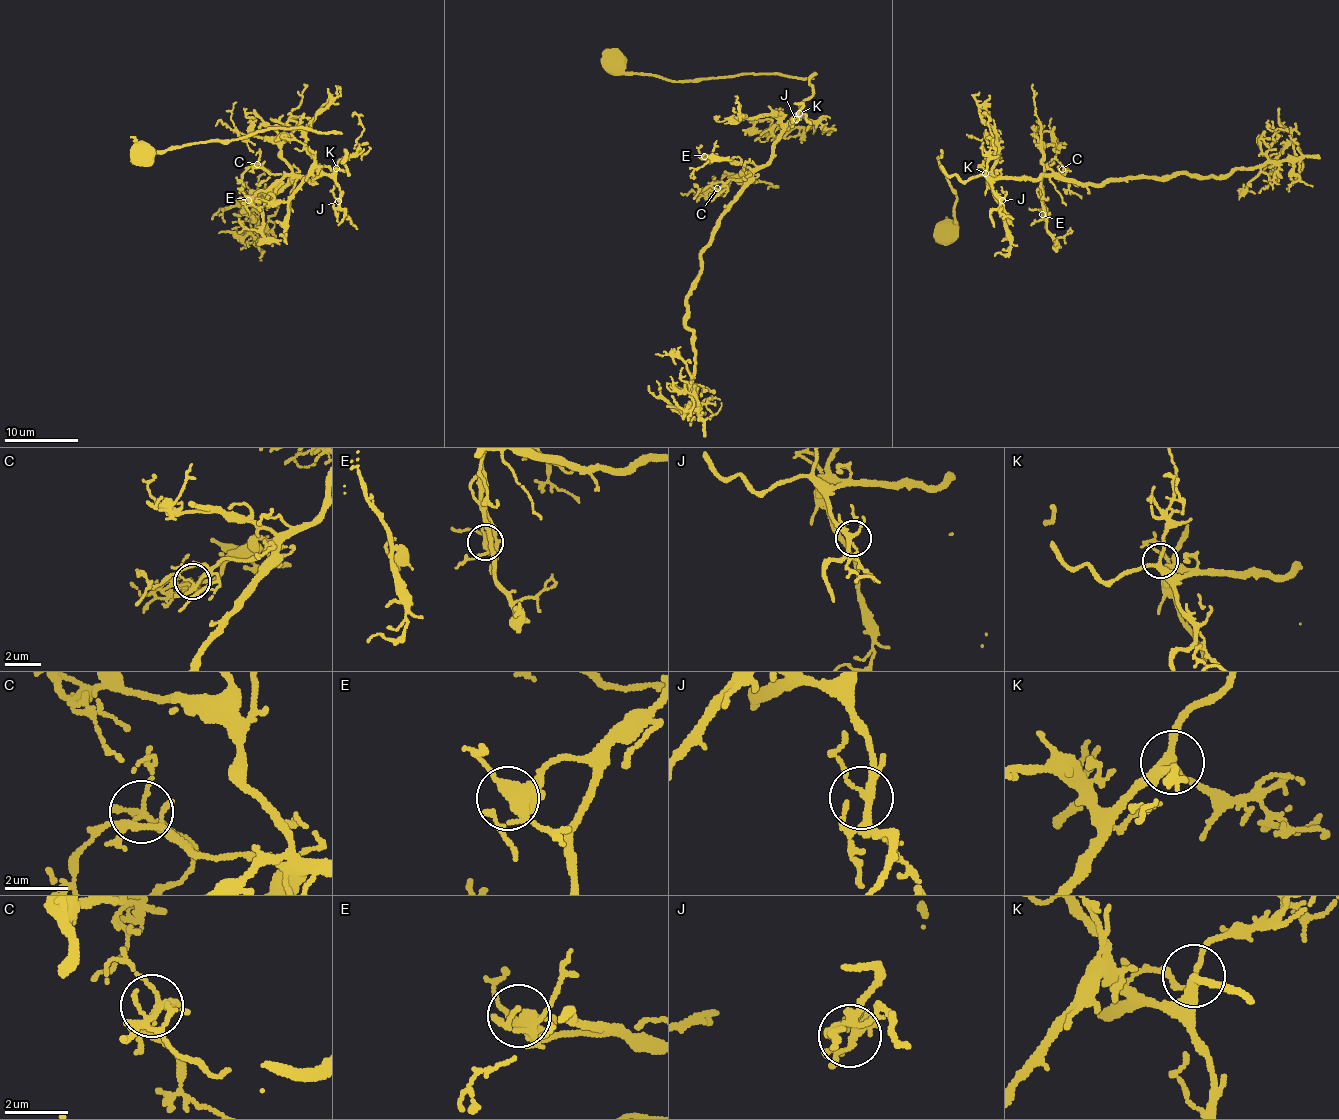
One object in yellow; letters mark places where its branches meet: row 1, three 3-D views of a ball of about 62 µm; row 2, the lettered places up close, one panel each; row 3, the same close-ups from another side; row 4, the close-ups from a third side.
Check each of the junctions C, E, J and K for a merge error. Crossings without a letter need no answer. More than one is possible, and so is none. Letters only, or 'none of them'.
none of them

